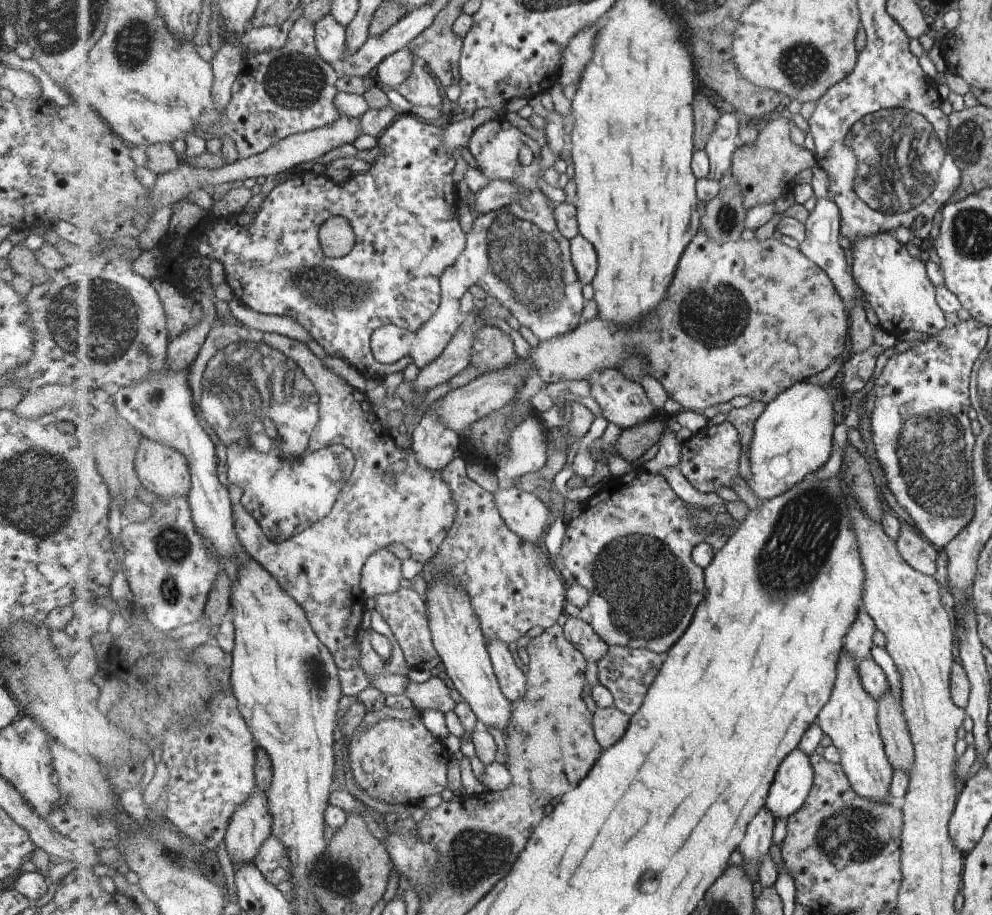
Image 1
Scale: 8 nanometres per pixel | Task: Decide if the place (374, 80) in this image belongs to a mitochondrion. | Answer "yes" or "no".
no

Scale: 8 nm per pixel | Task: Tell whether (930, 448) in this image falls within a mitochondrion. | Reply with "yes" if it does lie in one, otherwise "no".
yes

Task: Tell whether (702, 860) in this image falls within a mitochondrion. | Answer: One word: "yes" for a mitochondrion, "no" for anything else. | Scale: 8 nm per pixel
no

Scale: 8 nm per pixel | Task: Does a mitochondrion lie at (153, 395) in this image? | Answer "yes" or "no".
yes

